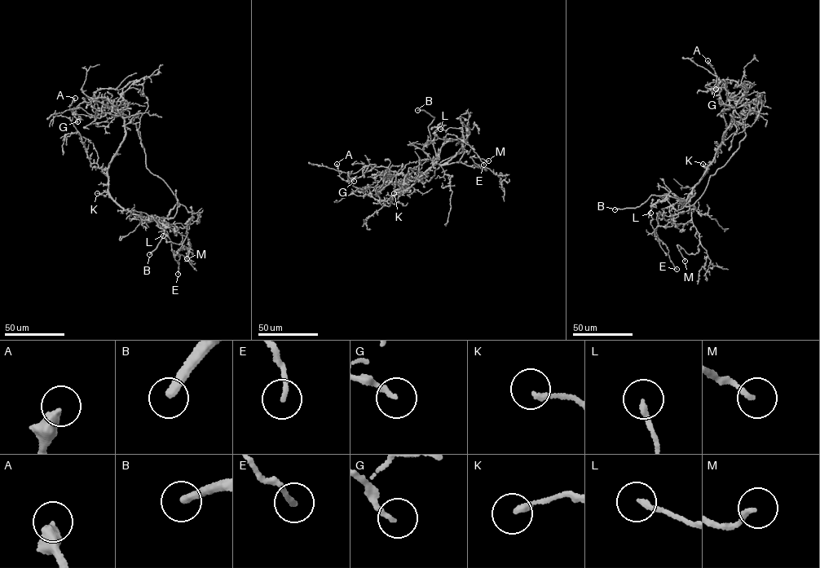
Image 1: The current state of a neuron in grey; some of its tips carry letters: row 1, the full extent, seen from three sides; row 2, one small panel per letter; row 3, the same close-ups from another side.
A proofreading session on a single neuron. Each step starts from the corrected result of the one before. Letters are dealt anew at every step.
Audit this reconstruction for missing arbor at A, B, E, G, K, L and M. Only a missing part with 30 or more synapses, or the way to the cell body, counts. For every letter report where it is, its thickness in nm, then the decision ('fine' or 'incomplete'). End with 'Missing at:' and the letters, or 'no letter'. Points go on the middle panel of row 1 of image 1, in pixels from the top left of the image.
A: place (337, 164); calibre 440 nm; fine
B: place (417, 110); calibre 320 nm; incomplete
E: place (483, 165); calibre 180 nm; fine
G: place (354, 181); calibre 160 nm; fine
K: place (394, 193); calibre 200 nm; incomplete
L: place (440, 129); calibre 190 nm; fine
M: place (488, 160); calibre 180 nm; fine
Missing at: B, K

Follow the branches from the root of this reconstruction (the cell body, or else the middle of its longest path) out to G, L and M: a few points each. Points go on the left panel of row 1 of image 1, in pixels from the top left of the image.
G: (146, 163), (136, 125), (108, 99), (101, 97), (80, 103), (74, 116), (77, 119), (75, 122), (77, 121)
L: (146, 163), (148, 170), (169, 187), (179, 204), (193, 213), (182, 243), (167, 241), (163, 235)
M: (146, 163), (177, 201), (168, 216), (152, 217), (182, 235), (181, 249), (173, 251), (187, 258)

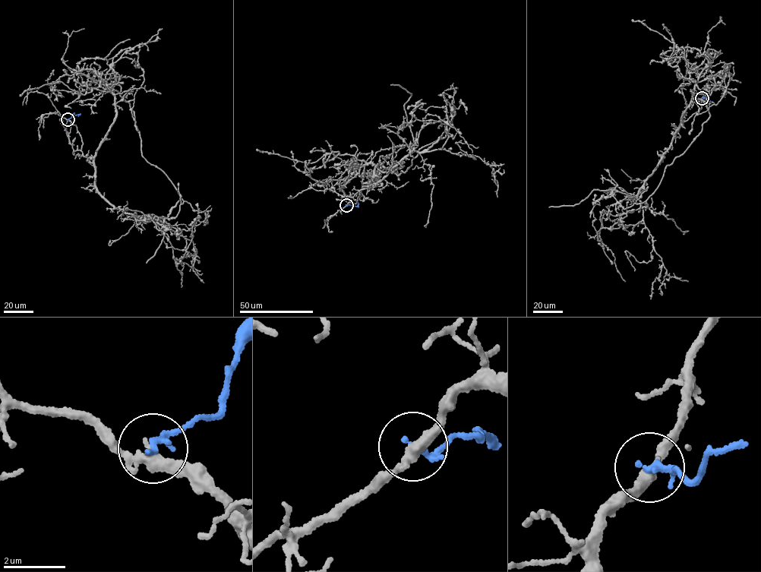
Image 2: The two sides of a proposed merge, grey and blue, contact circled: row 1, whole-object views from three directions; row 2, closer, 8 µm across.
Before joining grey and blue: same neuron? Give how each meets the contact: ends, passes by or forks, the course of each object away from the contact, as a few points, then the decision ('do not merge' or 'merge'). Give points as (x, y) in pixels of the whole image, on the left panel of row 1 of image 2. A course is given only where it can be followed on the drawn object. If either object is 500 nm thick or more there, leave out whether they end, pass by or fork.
grey passes by | blue ends | grey via (67, 119), (94, 166), (97, 191), (112, 206), (193, 232), (179, 260), (181, 286) | blue via (67, 119), (72, 115), (80, 113) | do not merge

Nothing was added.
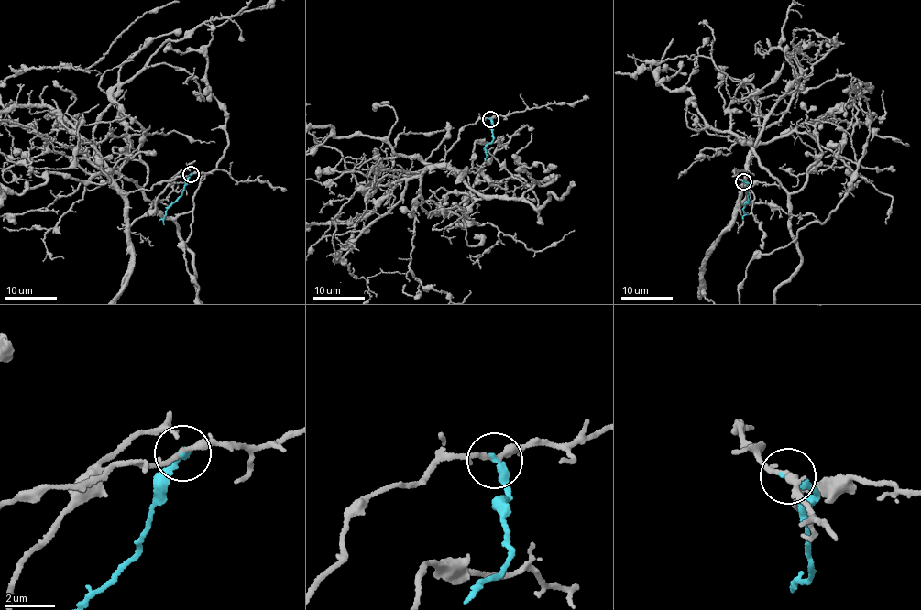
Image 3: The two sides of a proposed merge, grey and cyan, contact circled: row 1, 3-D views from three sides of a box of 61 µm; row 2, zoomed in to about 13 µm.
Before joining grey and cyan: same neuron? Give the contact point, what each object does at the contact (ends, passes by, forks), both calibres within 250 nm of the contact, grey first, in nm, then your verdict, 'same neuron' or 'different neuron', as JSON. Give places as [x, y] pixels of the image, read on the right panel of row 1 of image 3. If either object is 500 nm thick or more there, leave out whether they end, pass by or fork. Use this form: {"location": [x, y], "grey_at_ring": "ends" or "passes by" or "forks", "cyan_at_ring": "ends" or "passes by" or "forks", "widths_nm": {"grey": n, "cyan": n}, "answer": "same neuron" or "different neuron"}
{"location": [743, 181], "grey_at_ring": "passes by", "cyan_at_ring": "ends", "widths_nm": {"grey": 200, "cyan": 320}, "answer": "different neuron"}

